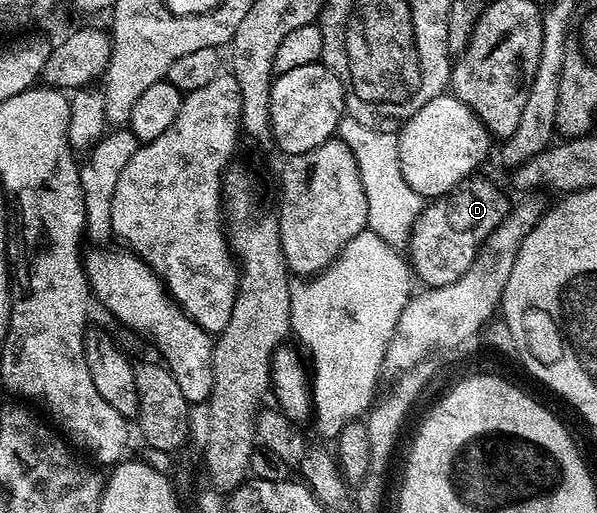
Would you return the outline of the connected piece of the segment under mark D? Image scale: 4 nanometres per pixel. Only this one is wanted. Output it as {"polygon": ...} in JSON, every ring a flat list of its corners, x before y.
{"polygon":[[474,175,464,183,457,186,452,193,445,194,444,197,434,197,422,209,417,221,413,224,413,233,409,236,409,244,407,246,407,260,412,270,412,274,423,283,422,286,428,288,439,288,447,286,468,271,477,250,484,243,489,235,508,215,511,208,504,195,496,189,489,181,484,181,481,175]]}

